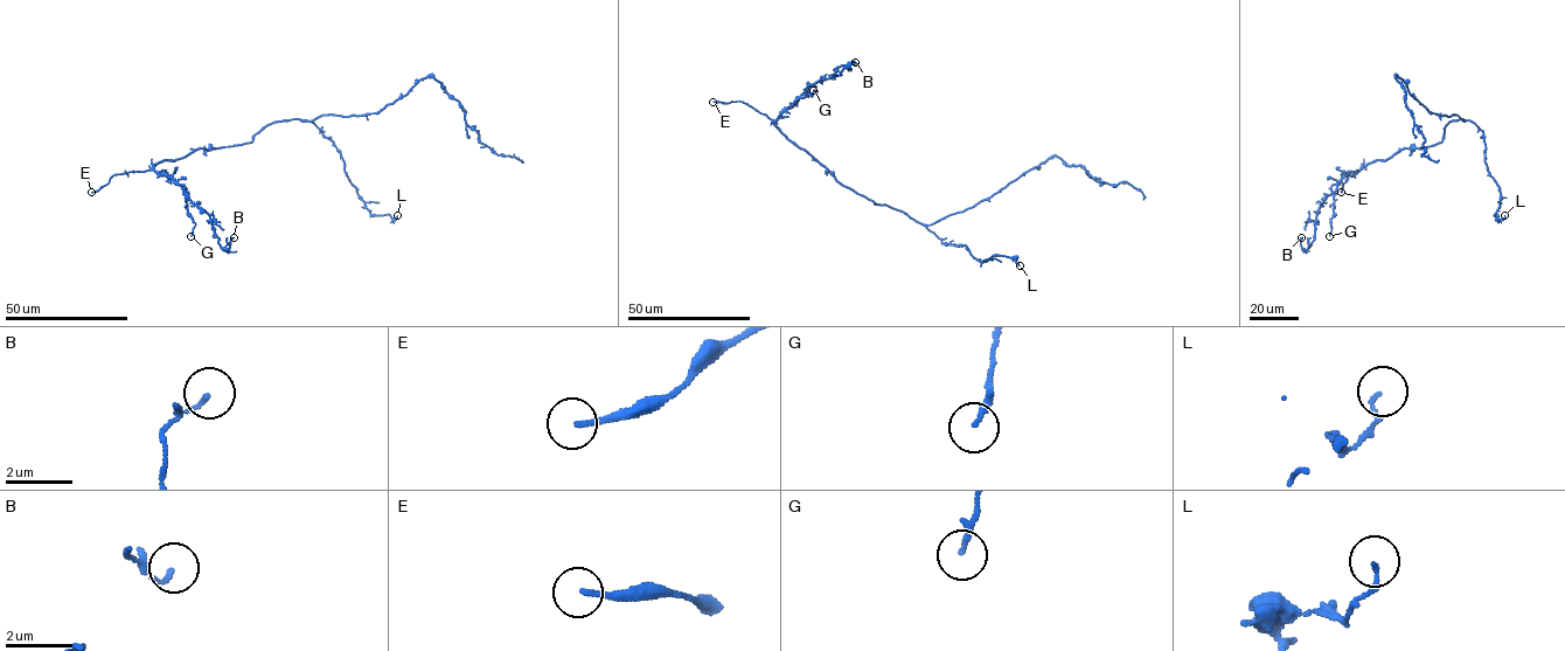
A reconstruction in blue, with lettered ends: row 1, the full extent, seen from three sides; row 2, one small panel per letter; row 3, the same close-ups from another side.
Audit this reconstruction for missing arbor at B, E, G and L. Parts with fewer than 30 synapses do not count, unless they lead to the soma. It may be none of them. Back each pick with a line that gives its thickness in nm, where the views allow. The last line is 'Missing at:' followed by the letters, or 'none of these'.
E: 140 nm
Missing at: E

